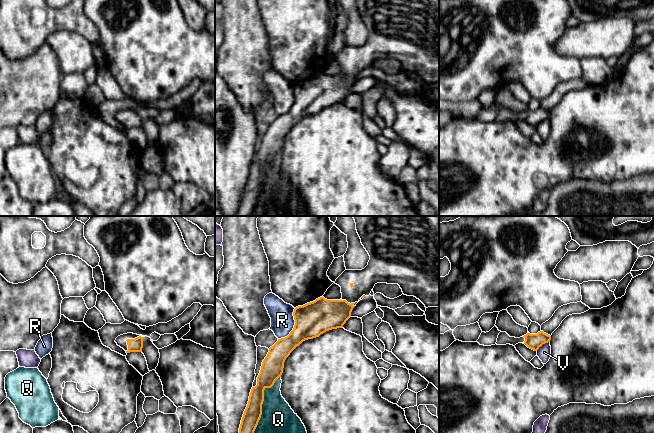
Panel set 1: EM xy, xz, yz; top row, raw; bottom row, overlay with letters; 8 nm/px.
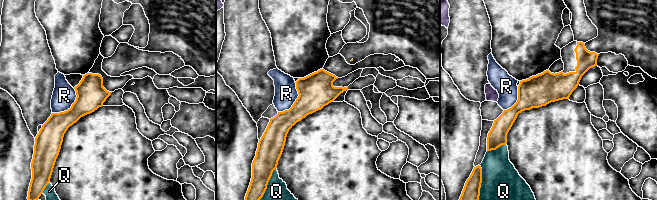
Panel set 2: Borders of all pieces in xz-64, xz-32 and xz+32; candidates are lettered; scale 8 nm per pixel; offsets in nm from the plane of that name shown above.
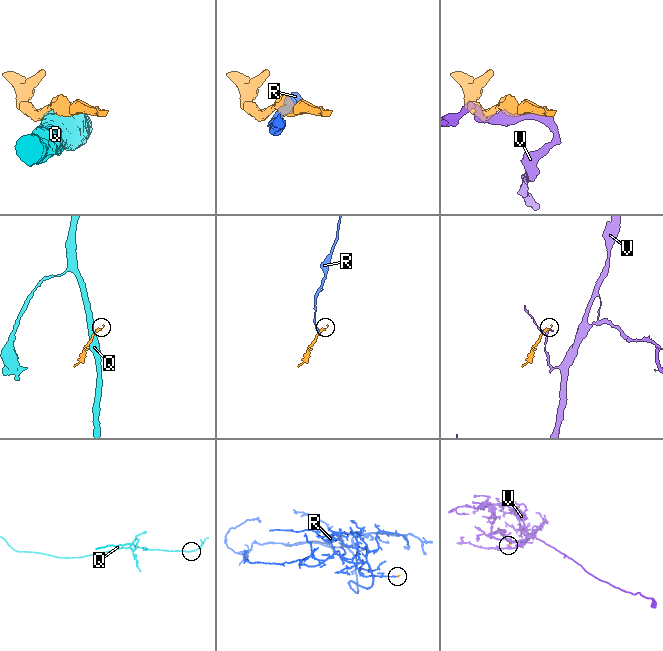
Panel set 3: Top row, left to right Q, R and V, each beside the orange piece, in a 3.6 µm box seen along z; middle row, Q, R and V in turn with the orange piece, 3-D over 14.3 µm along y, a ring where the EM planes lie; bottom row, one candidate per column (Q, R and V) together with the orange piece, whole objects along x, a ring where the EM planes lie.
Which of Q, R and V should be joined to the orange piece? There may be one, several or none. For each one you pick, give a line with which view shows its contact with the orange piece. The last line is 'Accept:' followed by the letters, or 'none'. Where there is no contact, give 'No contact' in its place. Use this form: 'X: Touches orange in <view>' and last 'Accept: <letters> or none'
Accept: none

